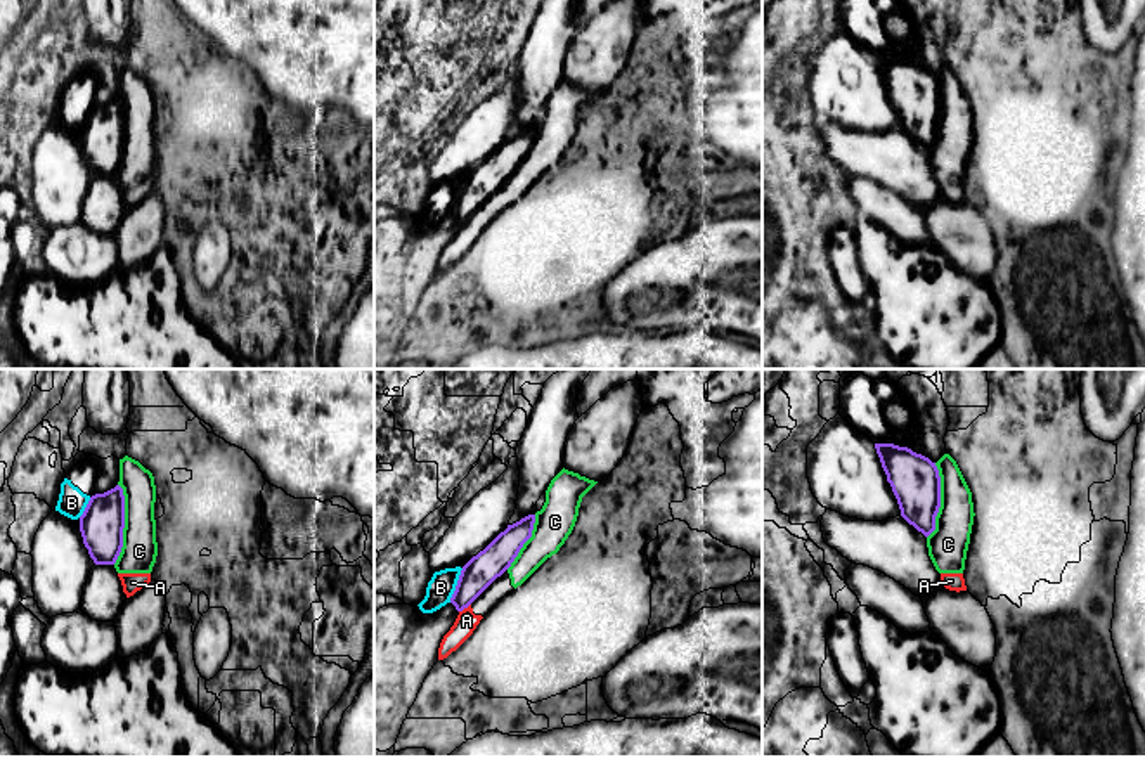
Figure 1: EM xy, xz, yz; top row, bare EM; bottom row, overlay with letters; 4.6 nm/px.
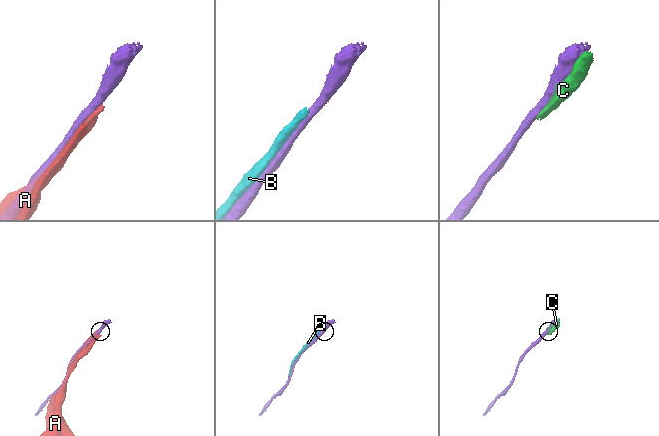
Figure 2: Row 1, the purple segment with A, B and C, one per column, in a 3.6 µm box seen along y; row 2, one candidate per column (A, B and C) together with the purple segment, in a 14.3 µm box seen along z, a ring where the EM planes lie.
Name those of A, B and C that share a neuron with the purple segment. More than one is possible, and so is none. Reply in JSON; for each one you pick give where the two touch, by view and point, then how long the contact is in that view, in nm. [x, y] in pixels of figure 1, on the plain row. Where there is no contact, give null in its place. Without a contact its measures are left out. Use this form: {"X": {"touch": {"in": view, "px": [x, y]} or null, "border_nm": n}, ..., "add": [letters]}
{"add": []}

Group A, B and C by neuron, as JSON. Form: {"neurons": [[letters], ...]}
{"neurons": [["A", "C"], ["B"]]}

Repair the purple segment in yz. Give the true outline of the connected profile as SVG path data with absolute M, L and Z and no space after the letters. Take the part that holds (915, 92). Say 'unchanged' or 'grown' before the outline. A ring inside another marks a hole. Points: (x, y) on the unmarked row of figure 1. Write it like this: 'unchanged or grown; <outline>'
unchanged; M875 55L901 128L928 149L941 120L941 88L935 74L894 55Z

